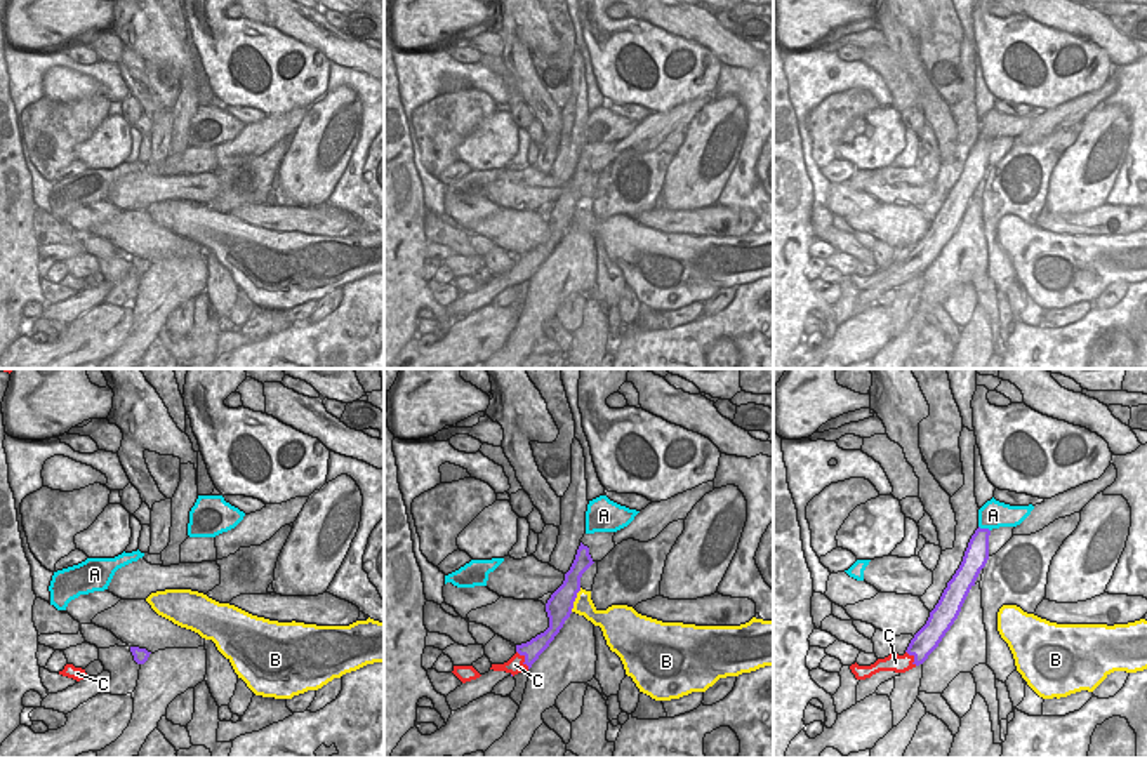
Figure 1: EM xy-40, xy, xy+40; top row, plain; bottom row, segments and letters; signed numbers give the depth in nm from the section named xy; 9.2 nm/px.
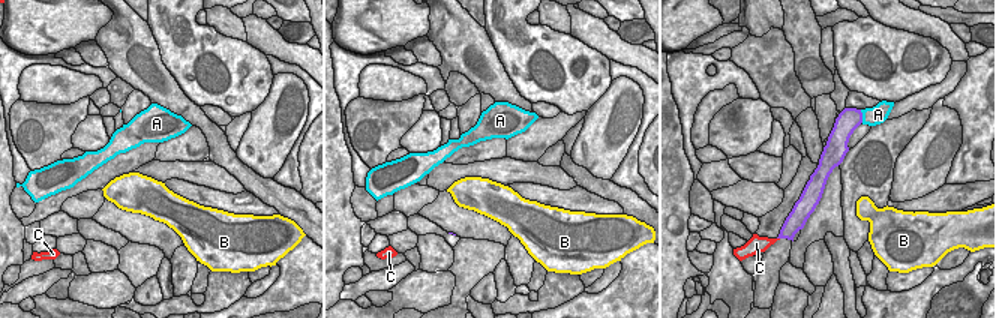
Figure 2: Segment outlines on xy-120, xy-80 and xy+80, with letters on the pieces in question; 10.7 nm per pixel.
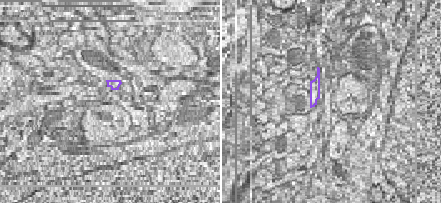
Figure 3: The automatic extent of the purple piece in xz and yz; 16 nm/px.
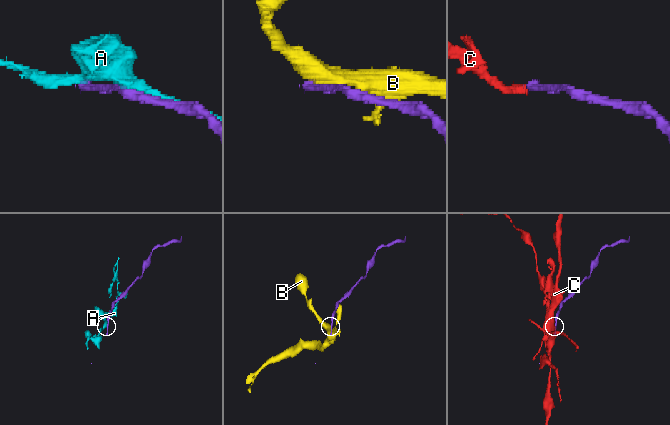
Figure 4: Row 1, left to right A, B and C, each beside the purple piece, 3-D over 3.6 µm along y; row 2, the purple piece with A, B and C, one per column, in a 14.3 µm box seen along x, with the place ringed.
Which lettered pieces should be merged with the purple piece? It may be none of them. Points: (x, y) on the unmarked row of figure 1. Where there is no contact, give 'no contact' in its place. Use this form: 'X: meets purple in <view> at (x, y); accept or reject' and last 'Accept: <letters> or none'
A: meets purple in xy+40 at (984, 139); reject
B: meets purple in xy at (574, 211); reject
C: meets purple in xy at (525, 270); reject
Accept: none

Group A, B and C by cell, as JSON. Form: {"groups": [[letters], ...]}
{"groups": [["A"], ["B"], ["C"]]}

